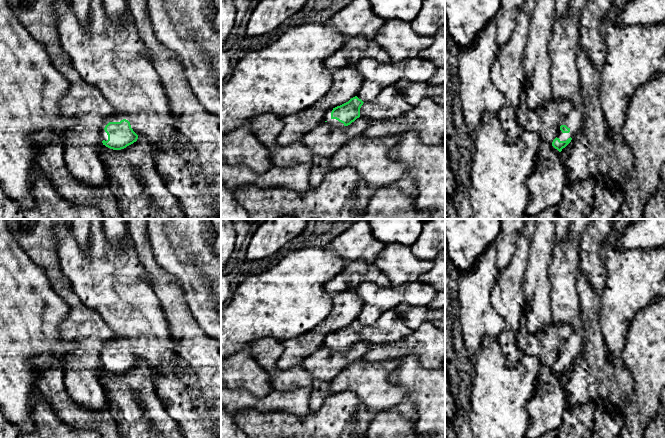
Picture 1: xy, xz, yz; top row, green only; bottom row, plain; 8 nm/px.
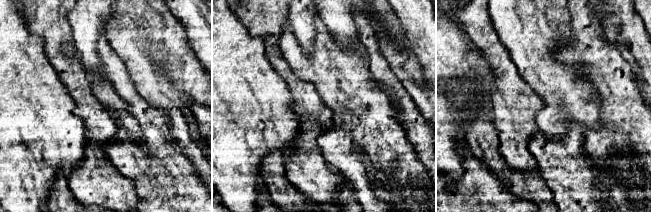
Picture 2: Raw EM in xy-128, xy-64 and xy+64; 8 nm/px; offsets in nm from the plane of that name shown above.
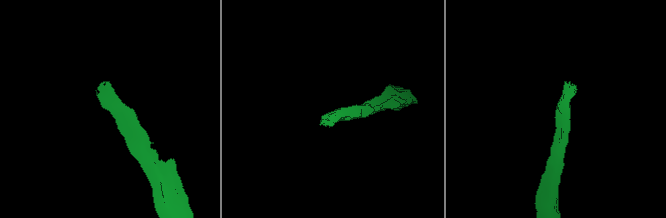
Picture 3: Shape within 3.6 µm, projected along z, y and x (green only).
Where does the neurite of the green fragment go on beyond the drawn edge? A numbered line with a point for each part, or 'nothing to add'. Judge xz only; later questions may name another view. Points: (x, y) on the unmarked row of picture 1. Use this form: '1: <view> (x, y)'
1: xz (332, 346)

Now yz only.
1: yz (565, 301)

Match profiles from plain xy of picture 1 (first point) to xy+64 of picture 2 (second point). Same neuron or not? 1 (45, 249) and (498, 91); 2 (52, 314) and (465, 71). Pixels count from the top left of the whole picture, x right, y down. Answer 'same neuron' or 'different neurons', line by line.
1: same neuron
2: same neuron

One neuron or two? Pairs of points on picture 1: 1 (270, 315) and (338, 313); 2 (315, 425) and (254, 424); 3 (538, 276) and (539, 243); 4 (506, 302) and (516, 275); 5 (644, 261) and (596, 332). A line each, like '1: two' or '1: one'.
1: two
2: one
3: one
4: one
5: two

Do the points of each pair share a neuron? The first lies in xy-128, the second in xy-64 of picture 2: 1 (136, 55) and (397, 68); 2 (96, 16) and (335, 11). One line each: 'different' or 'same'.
1: different
2: different

